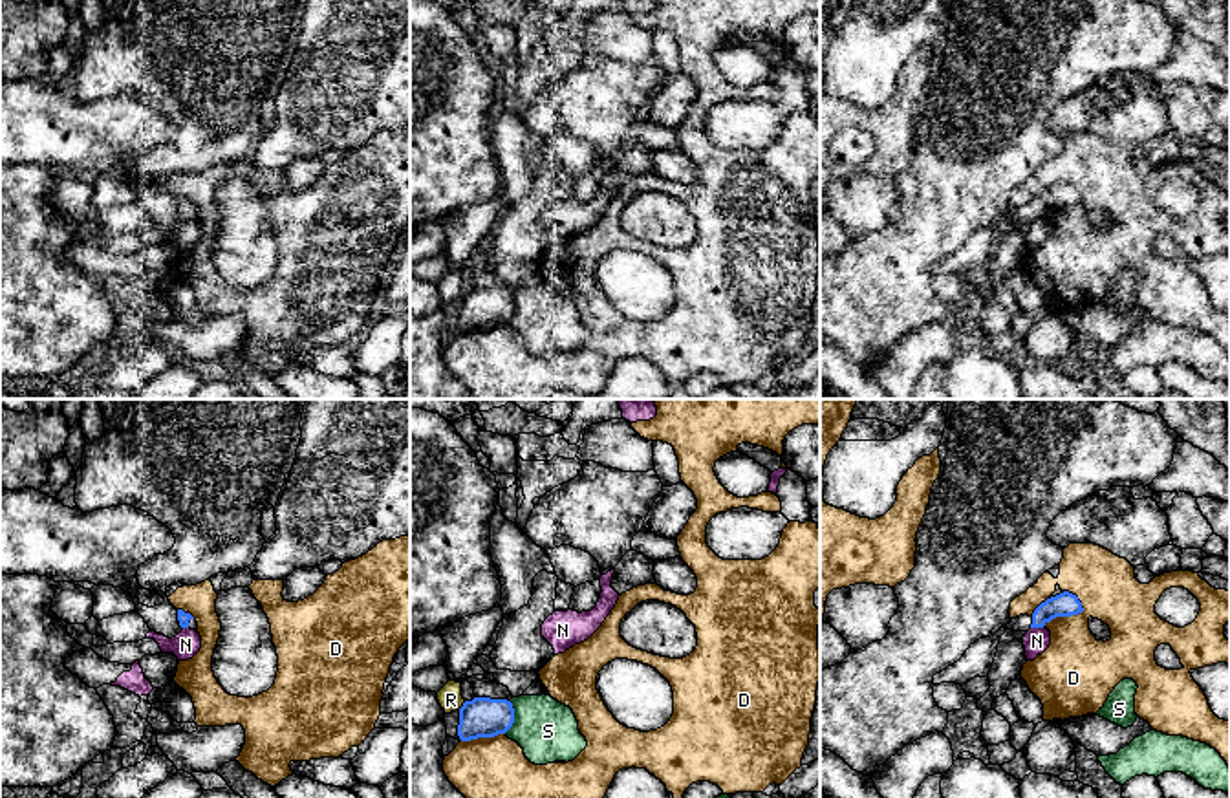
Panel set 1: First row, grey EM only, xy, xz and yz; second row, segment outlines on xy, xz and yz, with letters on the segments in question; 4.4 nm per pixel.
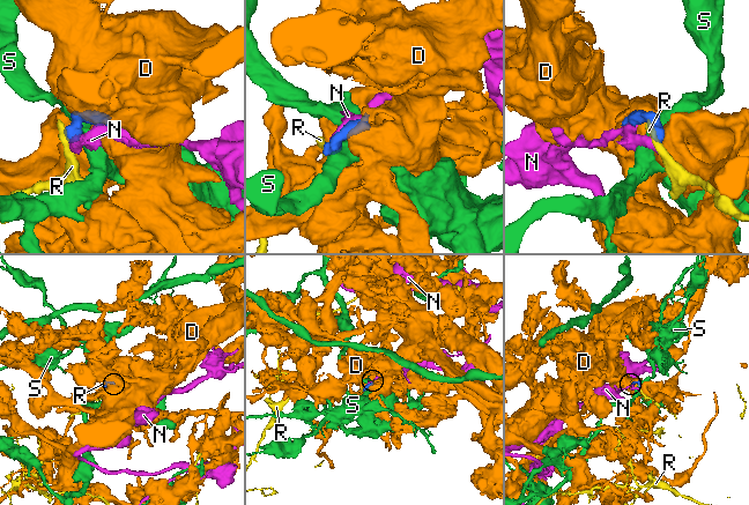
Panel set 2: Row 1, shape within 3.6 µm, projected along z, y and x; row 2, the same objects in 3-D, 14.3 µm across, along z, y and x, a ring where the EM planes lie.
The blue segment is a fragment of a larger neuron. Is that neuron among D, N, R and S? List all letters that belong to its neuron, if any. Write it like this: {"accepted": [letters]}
{"accepted": []}

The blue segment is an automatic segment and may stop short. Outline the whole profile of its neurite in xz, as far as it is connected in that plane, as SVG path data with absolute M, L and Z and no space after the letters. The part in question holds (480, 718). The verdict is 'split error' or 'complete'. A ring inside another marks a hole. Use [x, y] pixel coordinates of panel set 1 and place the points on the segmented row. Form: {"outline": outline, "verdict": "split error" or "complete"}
{"outline": "M474 697L459 708L458 736L461 741L505 734L514 723L514 708L507 699Z", "verdict": "complete"}

